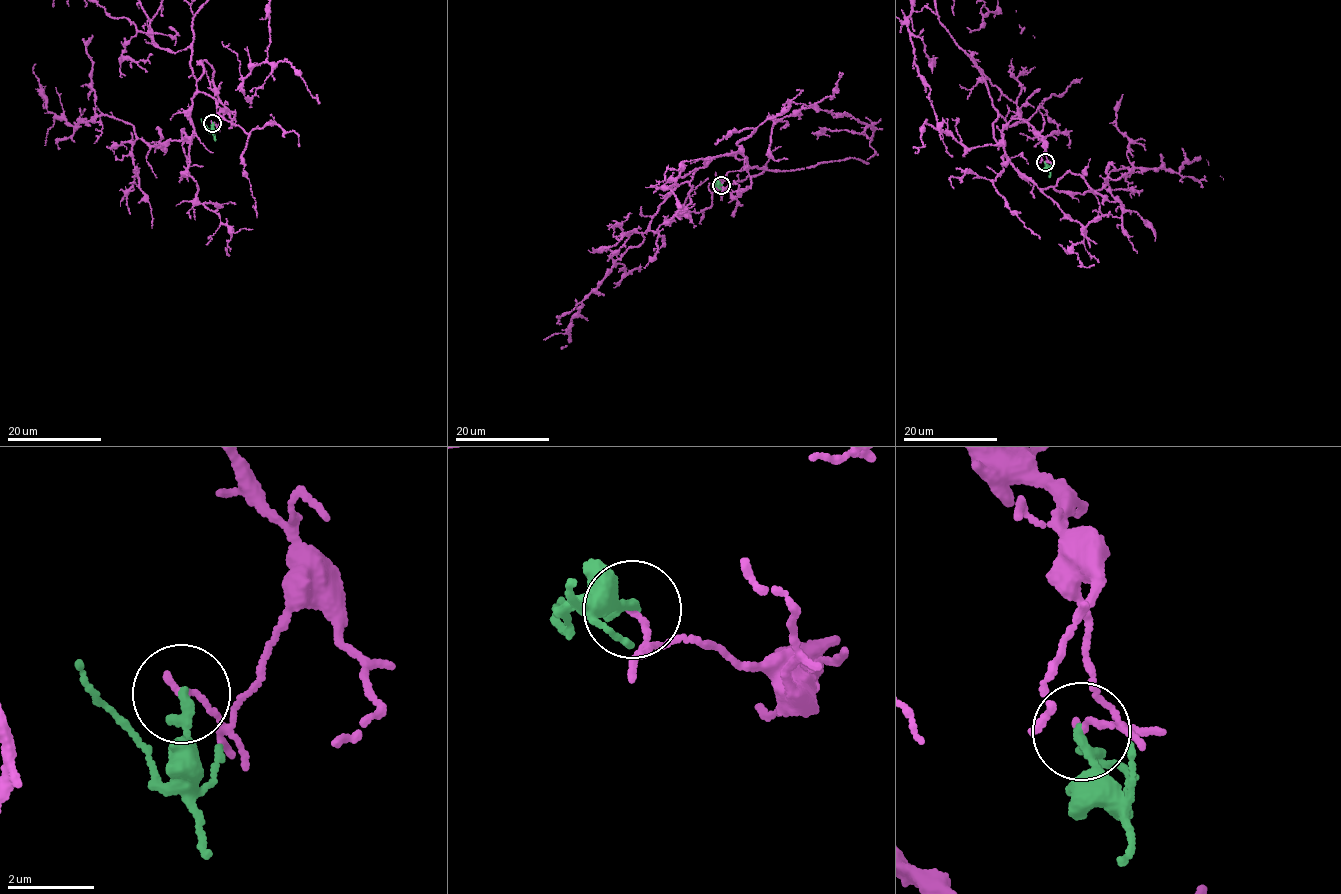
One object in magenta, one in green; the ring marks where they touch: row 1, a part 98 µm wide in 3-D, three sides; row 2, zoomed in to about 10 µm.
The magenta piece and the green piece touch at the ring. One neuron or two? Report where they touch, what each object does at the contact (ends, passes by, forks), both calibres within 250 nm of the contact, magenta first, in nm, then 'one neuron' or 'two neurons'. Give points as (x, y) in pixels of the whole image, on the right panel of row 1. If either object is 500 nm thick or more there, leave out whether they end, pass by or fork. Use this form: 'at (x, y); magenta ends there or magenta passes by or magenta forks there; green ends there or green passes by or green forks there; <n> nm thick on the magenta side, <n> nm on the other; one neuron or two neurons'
at (1045, 162); magenta ends there; green ends there; 130 nm thick on the magenta side, 240 nm on the other; two neurons

